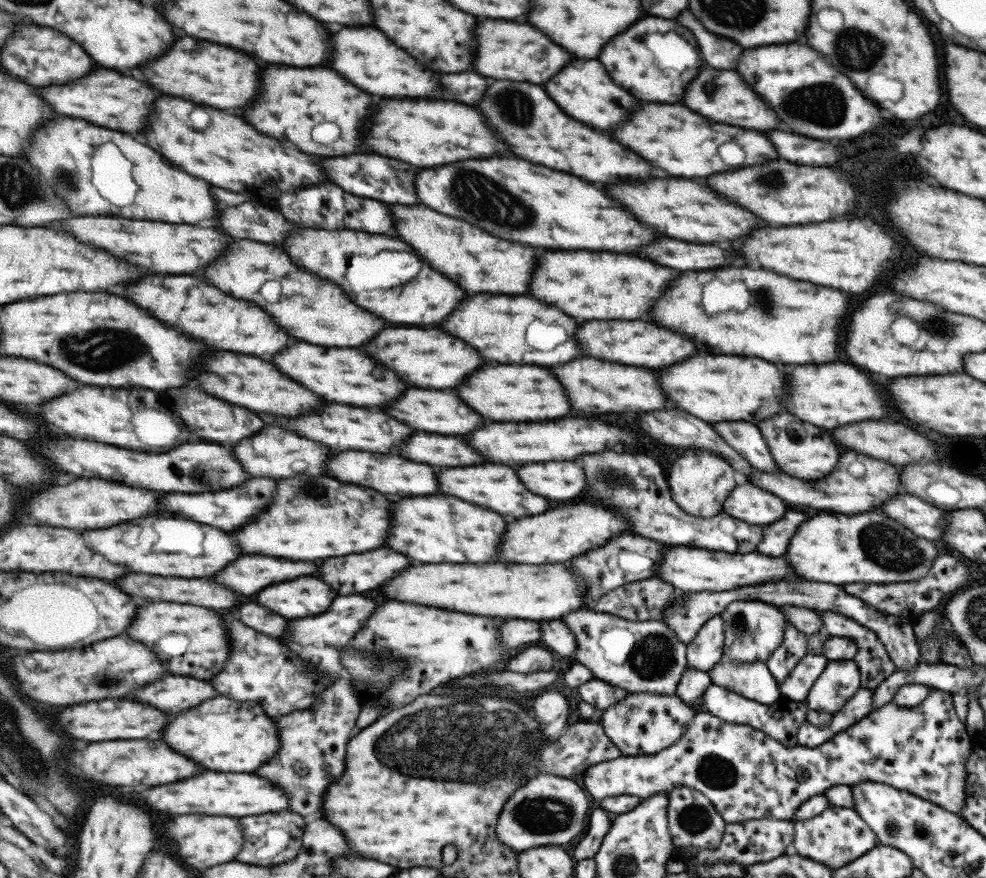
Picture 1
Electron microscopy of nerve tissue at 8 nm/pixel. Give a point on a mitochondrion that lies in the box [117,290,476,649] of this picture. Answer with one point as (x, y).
(311, 493)

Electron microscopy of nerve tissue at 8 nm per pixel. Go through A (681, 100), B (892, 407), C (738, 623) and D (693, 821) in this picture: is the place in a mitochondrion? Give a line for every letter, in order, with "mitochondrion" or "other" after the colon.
A: other
B: other
C: mitochondrion
D: mitochondrion

